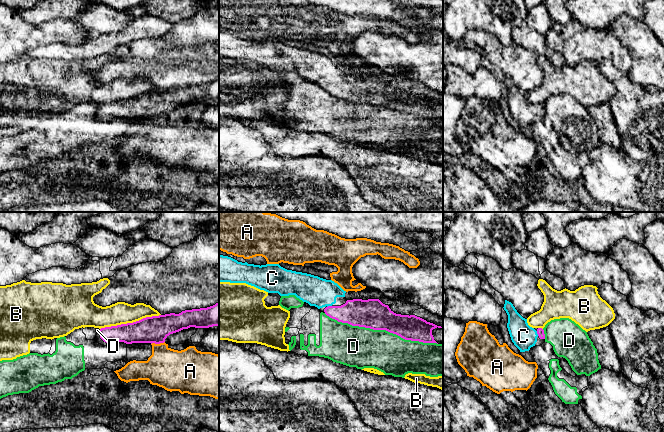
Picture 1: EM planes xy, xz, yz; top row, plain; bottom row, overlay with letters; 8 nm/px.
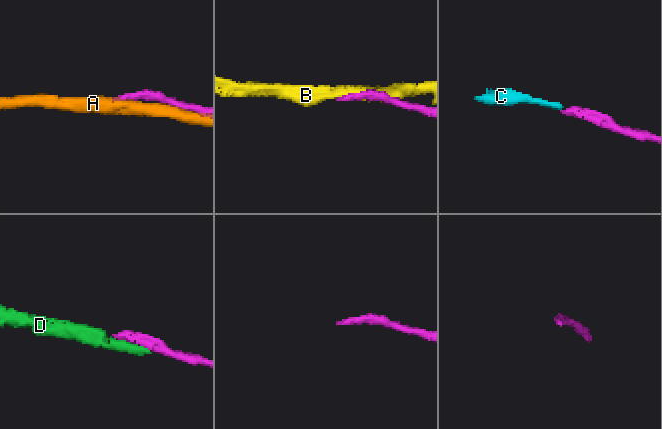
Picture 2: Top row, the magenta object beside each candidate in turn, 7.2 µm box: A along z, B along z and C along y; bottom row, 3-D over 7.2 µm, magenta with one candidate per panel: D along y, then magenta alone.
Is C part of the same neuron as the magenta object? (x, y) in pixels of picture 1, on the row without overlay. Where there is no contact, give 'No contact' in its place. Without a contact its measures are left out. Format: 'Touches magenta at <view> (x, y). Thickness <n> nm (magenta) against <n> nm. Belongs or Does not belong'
Touches magenta at xz (329, 82). Thickness 220 nm (magenta) against 240 nm. Belongs

